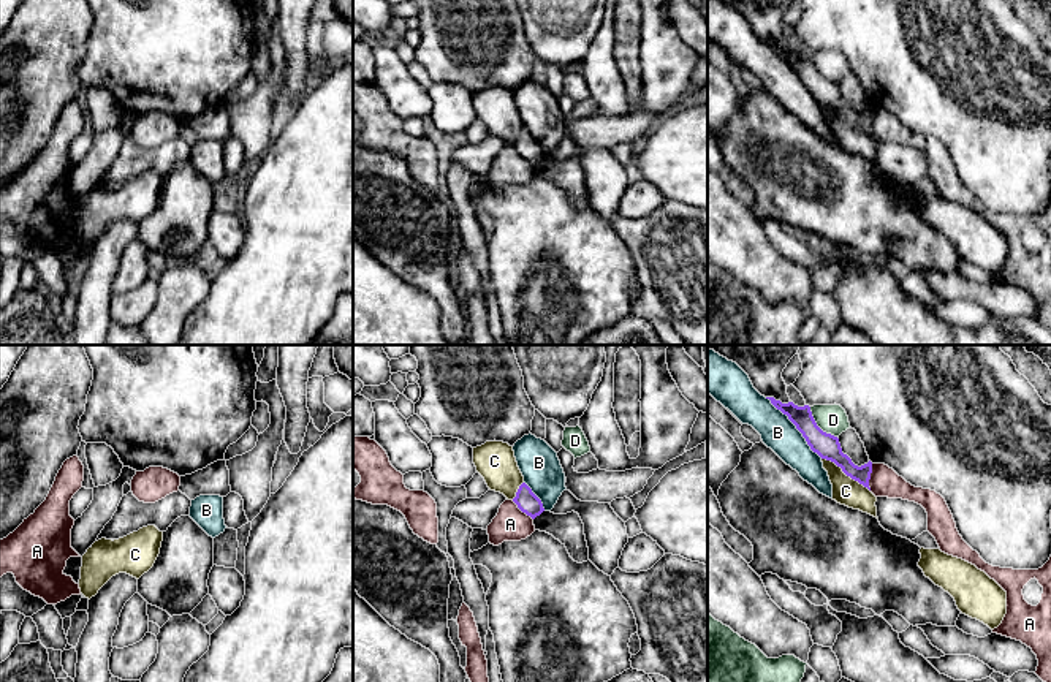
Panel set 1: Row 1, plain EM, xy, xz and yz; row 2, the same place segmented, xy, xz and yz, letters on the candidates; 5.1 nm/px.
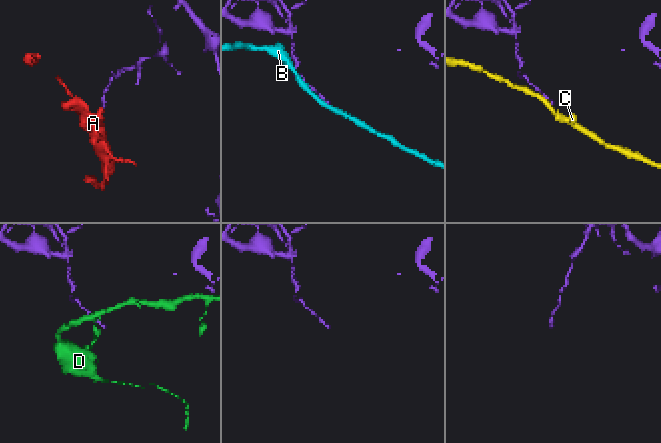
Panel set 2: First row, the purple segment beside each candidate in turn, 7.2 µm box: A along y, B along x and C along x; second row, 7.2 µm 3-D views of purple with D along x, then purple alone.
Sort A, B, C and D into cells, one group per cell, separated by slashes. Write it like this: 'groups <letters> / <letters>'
groups A / B / C / D

